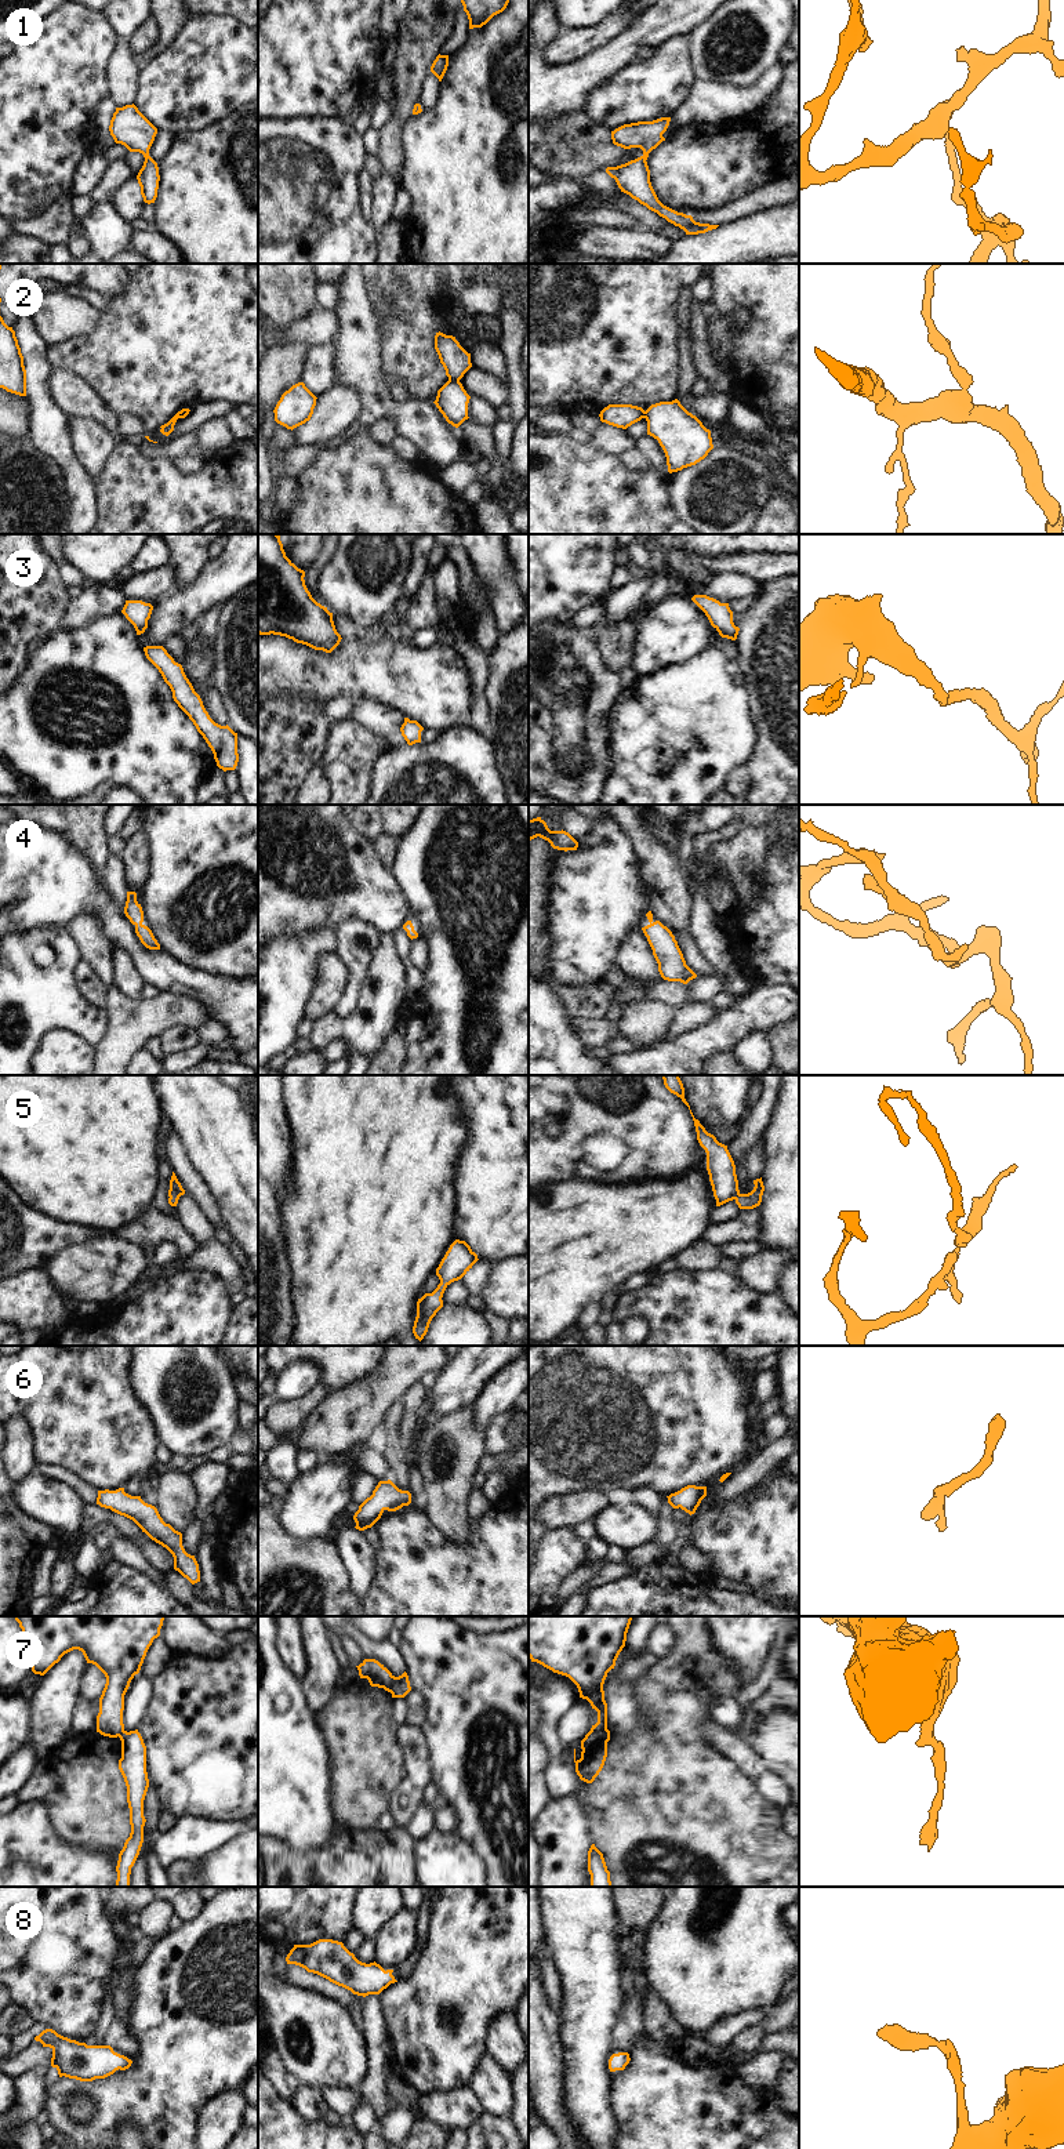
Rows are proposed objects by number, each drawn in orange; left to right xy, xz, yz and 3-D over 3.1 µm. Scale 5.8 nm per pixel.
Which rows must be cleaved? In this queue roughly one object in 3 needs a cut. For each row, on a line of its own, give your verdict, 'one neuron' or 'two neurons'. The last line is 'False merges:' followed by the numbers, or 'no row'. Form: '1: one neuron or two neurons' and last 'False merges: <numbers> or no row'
1: one neuron
2: two neurons
3: one neuron
4: one neuron
5: one neuron
6: one neuron
7: two neurons
8: one neuron
False merges: 2, 7

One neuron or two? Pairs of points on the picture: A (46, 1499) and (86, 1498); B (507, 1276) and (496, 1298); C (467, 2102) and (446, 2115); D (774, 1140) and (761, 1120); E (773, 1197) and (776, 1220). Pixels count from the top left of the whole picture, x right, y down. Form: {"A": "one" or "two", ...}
{"A": "two", "B": "one", "C": "one", "D": "two", "E": "one"}

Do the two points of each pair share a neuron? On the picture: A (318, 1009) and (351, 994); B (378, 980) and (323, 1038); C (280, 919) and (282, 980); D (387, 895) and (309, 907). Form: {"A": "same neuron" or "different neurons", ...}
{"A": "different neurons", "B": "same neuron", "C": "different neurons", "D": "same neuron"}

